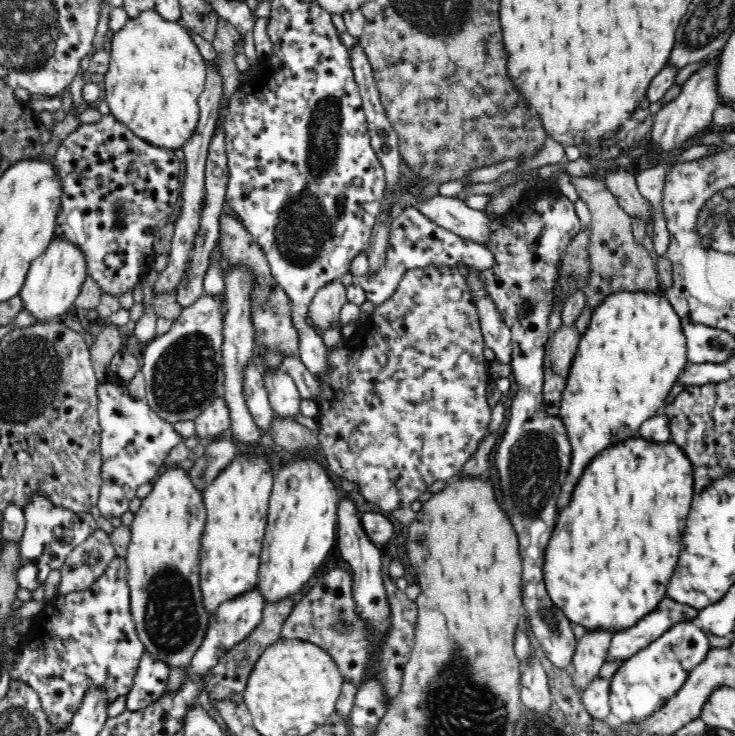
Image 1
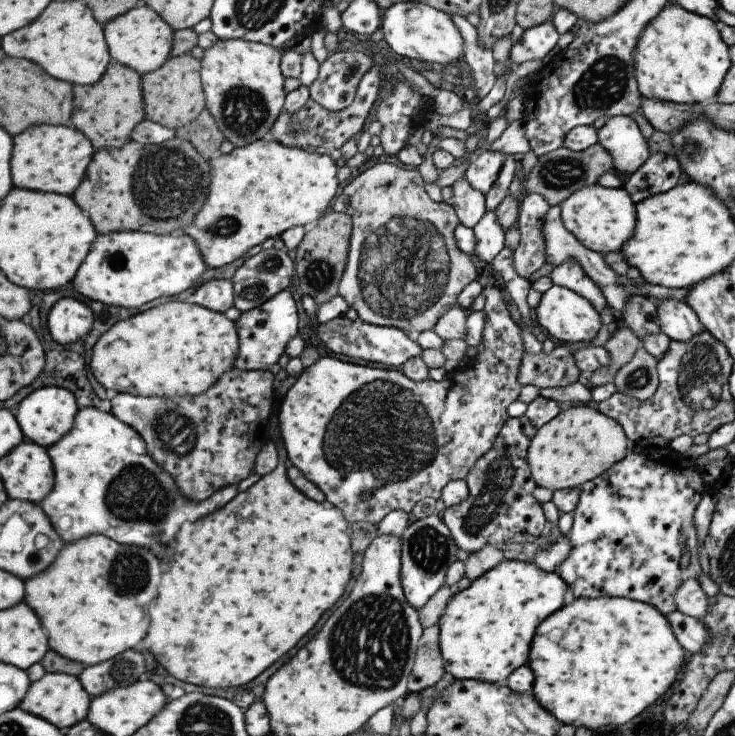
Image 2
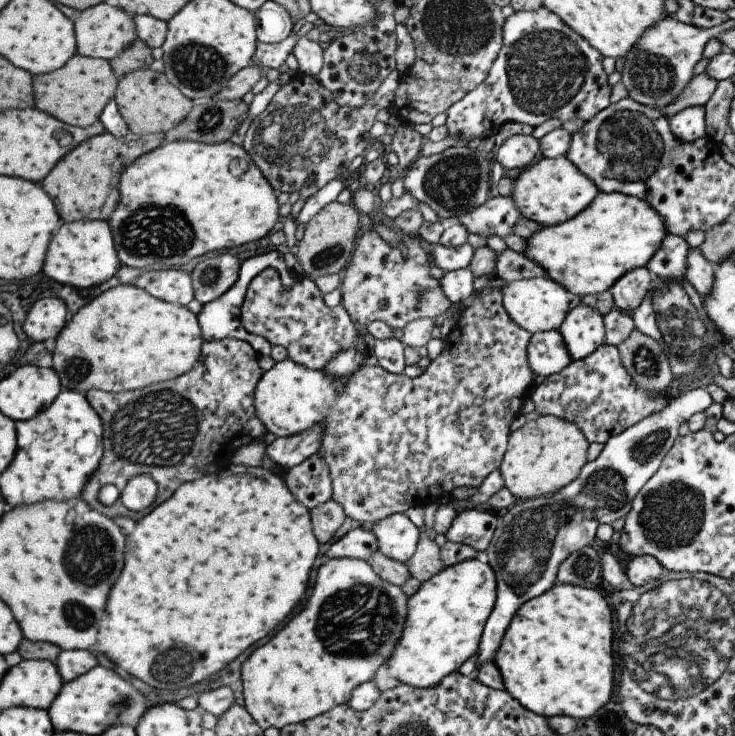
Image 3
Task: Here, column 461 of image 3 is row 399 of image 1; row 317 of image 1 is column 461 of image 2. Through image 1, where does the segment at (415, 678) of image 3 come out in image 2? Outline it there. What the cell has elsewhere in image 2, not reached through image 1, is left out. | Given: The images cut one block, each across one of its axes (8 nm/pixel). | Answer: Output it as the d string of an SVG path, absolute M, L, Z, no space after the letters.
M503 559L486 574L475 578L470 585L453 593L439 622L439 649L443 667L452 679L472 679L496 683L507 679L513 670L528 664L530 645L537 626L563 606L566 583L555 572L546 572L534 563Z

